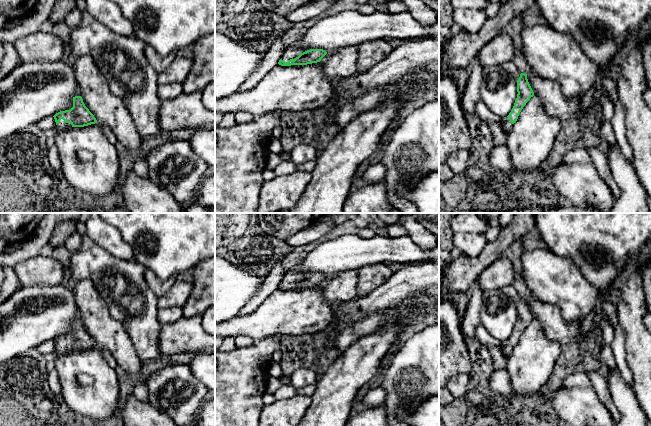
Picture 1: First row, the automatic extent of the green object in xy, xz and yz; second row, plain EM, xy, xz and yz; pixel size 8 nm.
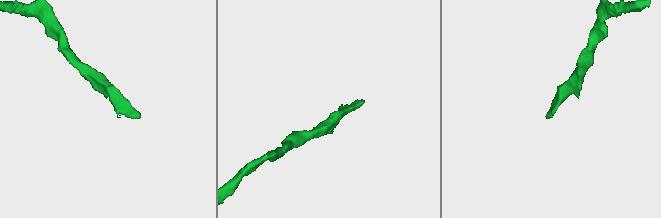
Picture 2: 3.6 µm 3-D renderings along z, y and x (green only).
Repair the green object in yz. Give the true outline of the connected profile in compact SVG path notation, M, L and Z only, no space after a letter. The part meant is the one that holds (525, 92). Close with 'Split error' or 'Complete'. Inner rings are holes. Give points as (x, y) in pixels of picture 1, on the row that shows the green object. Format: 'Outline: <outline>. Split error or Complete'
Outline: M521 73L517 81L517 92L517 98L511 112L508 116L503 117L503 121L500 124L501 128L506 132L512 128L512 125L517 121L523 107L530 98L534 96L534 92L527 79L527 74L525 73Z. Split error

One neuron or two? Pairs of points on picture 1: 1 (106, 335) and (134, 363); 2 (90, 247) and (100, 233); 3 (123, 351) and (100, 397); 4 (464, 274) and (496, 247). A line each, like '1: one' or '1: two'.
1: one
2: two
3: two
4: one

